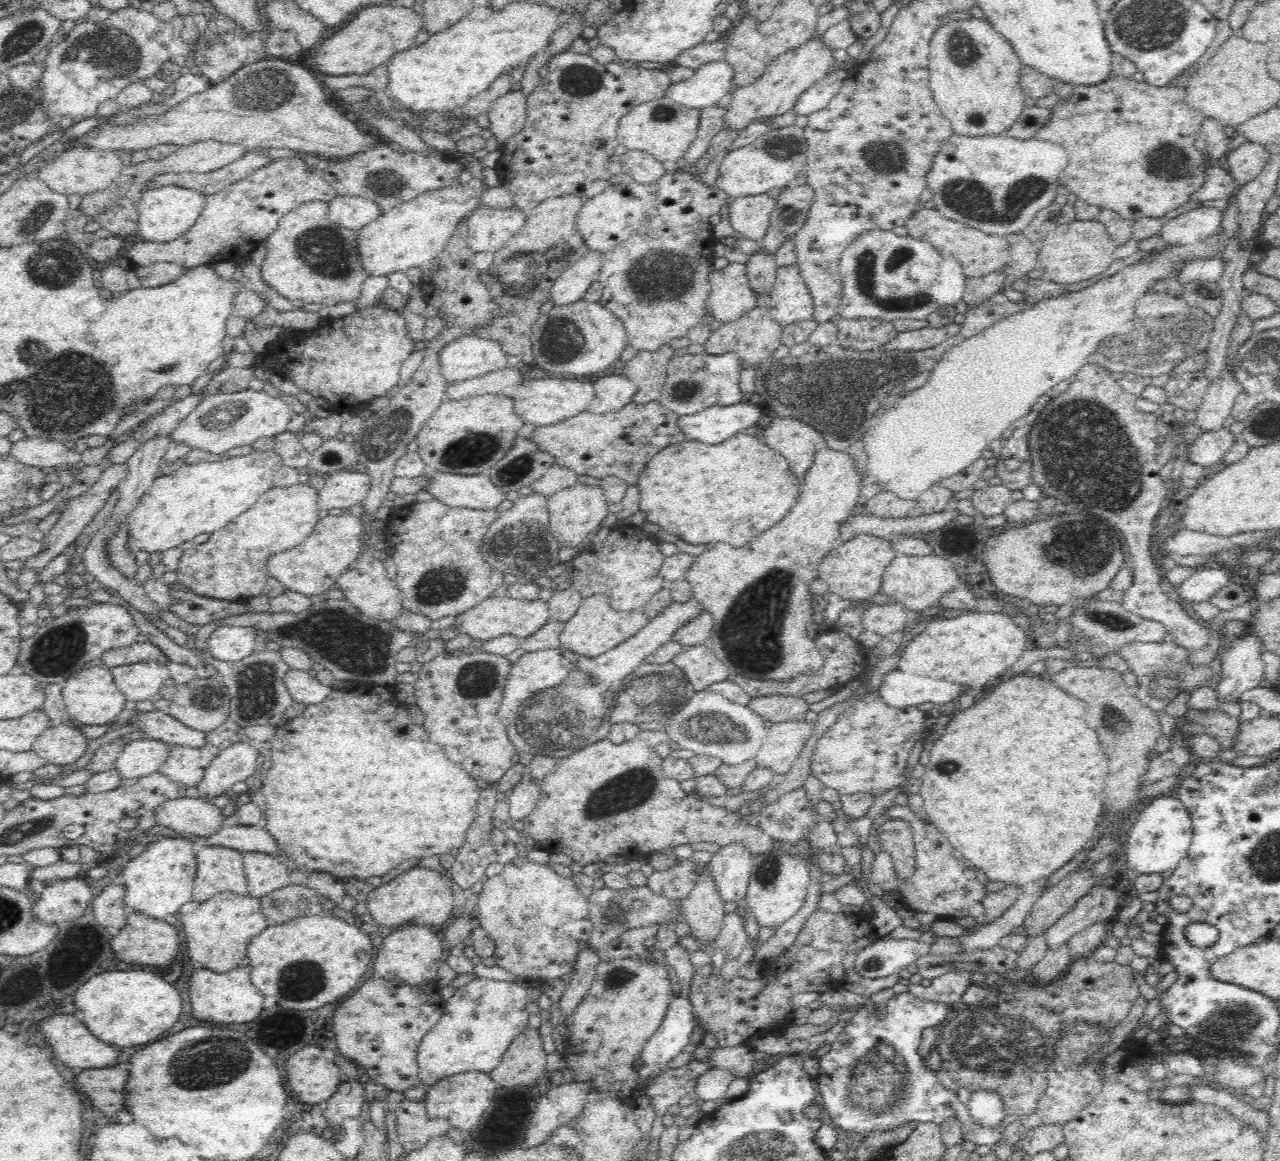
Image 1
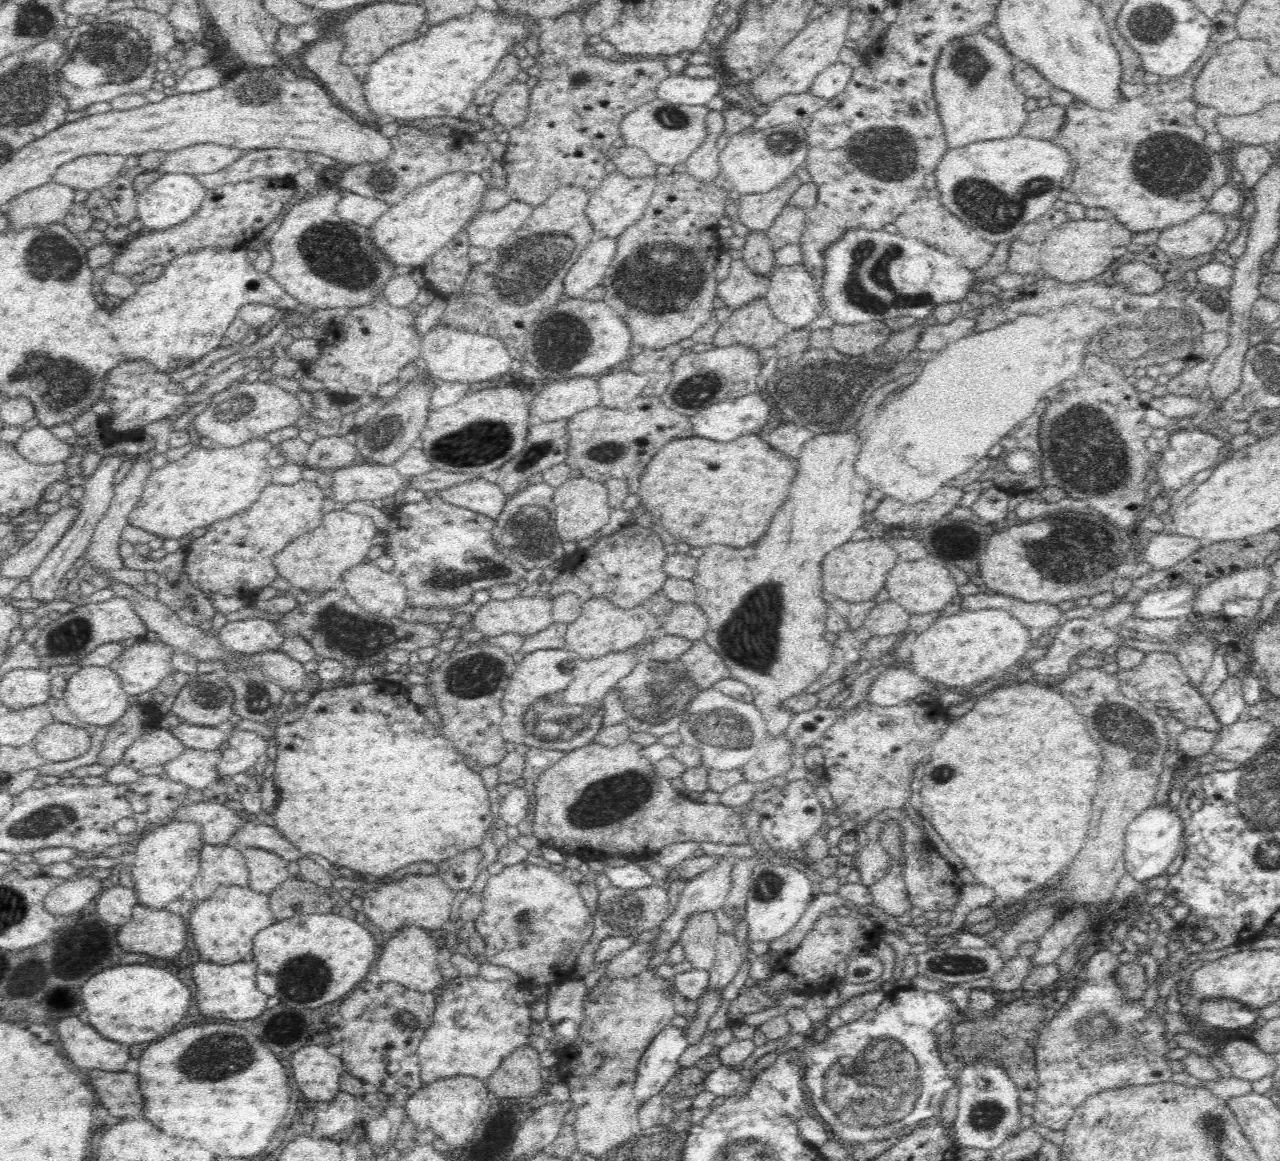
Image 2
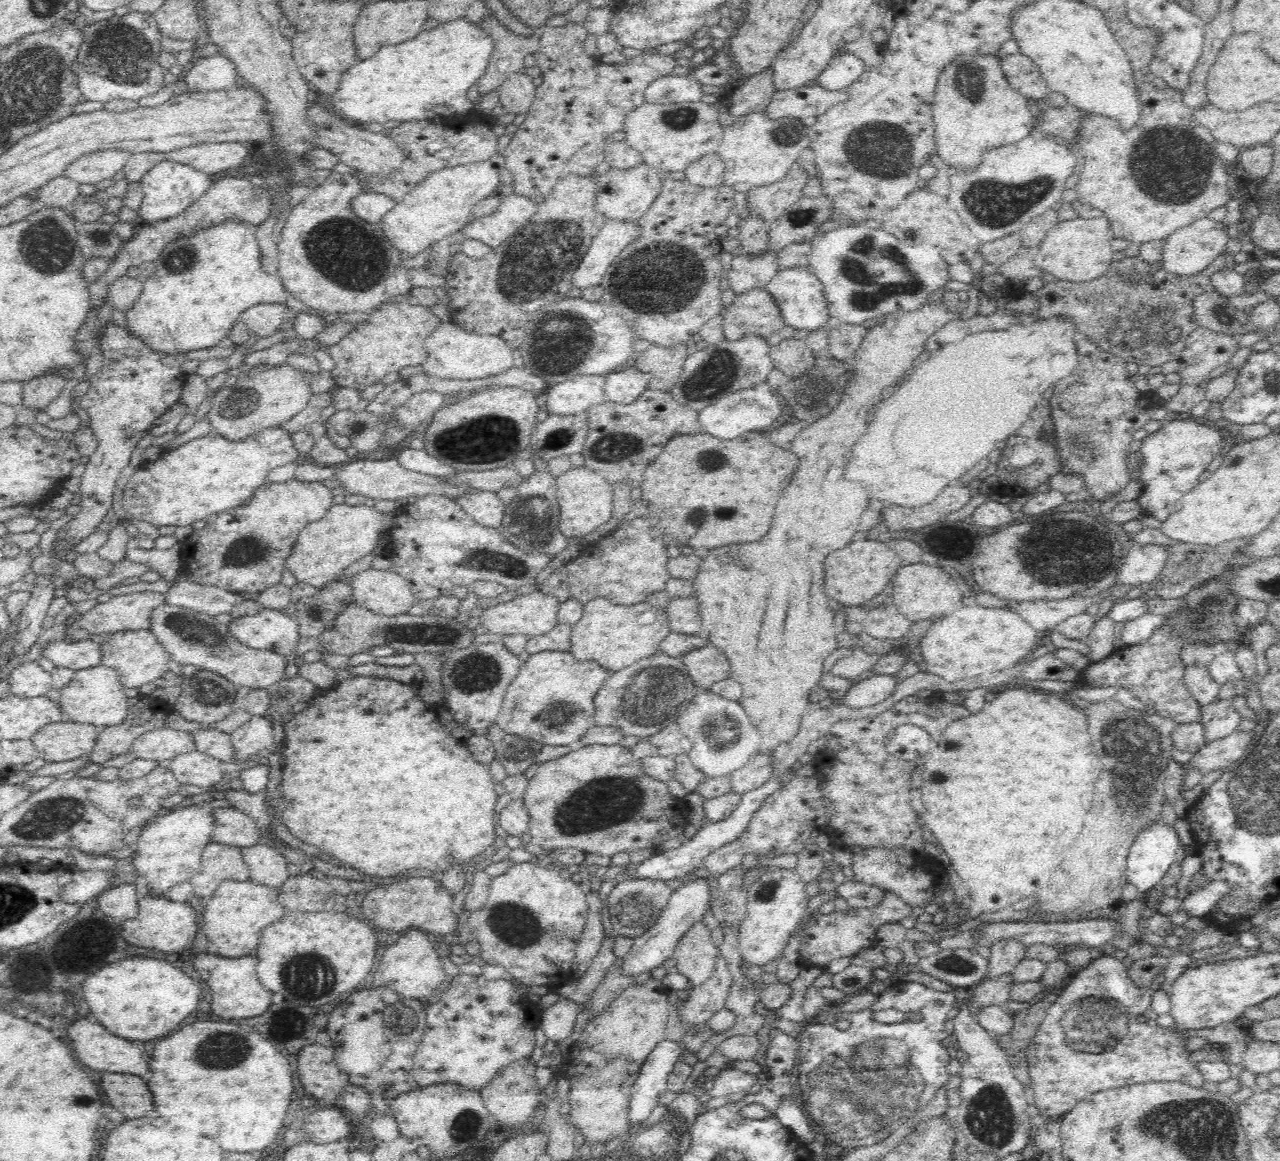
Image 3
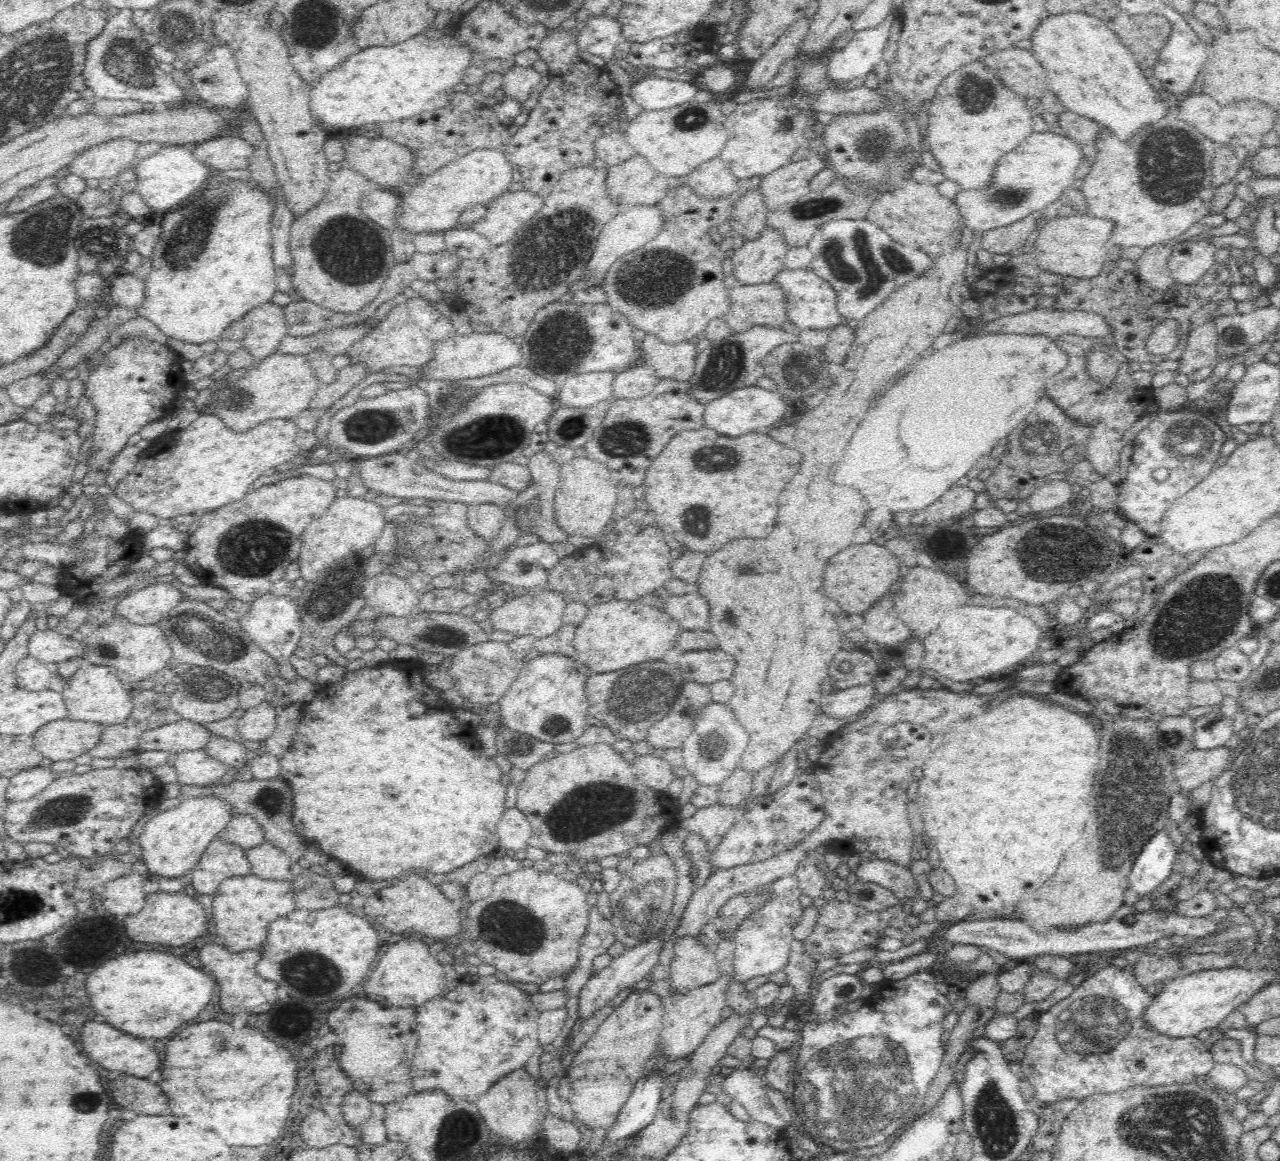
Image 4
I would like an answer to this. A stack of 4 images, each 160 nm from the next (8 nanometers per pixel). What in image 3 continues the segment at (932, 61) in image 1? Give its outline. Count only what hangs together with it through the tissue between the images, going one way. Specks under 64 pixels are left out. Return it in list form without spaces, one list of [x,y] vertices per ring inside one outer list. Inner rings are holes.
[[[960,54],[950,63],[940,75],[936,86],[933,102],[933,121],[935,124],[935,147],[937,154],[950,168],[960,168],[964,172],[972,172],[984,156],[984,152],[992,148],[1000,148],[1004,144],[1020,142],[1022,138],[1030,136],[1032,124],[1036,118],[1030,112],[1028,98],[1017,93],[1007,81],[1001,67],[1000,56],[990,54]]]

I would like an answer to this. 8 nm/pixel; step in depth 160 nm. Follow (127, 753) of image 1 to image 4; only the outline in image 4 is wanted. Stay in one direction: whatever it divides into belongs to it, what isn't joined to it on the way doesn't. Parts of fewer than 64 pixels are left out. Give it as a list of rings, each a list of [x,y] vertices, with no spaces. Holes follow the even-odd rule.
[[[183,719],[143,732],[138,740],[138,751],[164,750],[175,755],[200,750],[213,735],[206,725]]]

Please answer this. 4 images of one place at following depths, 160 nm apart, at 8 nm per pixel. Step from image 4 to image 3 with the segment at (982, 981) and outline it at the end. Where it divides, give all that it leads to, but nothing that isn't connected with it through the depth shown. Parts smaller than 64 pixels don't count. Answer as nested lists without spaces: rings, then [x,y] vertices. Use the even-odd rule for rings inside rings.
[[[1003,939],[990,945],[989,969],[985,980],[996,980],[1004,974],[1011,974],[1015,966],[1024,959],[1026,946],[1015,939]]]

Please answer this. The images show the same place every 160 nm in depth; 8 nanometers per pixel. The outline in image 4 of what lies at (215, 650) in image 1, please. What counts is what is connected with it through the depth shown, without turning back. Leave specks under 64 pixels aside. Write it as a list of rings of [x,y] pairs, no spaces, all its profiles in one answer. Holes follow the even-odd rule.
[[[270,592],[263,594],[251,603],[249,611],[239,618],[238,623],[259,648],[280,665],[280,677],[288,682],[297,680],[297,671],[290,660],[302,636],[303,622],[295,599],[290,595],[278,596]]]

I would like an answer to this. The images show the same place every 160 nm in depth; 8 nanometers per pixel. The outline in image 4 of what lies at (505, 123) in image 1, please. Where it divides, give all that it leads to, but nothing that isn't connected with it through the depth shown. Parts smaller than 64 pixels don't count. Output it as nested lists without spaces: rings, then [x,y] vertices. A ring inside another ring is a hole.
[[[514,65],[503,76],[502,89],[508,97],[516,98],[520,103],[526,102],[536,89],[540,88],[542,74],[533,67]]]

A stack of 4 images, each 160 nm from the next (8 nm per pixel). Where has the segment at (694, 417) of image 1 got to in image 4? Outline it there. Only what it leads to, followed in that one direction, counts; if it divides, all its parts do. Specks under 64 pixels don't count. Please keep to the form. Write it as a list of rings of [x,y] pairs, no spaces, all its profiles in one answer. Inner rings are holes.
[[[746,385],[705,404],[703,419],[706,428],[715,434],[729,437],[739,437],[749,432],[766,434],[770,426],[780,426],[780,418],[784,418],[786,406],[784,399],[774,391],[756,385]]]

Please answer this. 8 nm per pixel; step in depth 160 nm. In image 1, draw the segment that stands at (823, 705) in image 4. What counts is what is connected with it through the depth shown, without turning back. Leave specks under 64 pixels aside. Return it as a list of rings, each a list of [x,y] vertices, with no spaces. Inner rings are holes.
[[[898,668],[882,678],[882,686],[879,688],[881,700],[890,707],[900,709],[917,707],[924,702],[946,704],[956,700],[962,690],[968,690],[968,686],[932,680],[924,676],[920,678],[916,674],[901,672]]]

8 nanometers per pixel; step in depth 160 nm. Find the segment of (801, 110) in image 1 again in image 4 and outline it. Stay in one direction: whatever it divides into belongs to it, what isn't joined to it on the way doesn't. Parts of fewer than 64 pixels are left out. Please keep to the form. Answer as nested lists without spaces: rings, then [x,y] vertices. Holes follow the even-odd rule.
[[[892,12],[874,28],[856,31],[846,46],[830,53],[828,75],[832,81],[844,83],[866,77],[882,62],[884,48],[890,42],[890,28],[897,12]]]

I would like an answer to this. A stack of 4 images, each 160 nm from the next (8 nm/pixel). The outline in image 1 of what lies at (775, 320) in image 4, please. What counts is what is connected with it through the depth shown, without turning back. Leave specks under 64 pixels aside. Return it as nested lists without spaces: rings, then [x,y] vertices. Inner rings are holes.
[[[758,306],[736,320],[722,323],[710,335],[710,338],[704,344],[704,348],[706,353],[716,356],[726,354],[727,352],[736,352],[743,367],[753,366],[770,360],[772,353],[782,346],[782,331],[783,326],[771,318],[769,308]]]

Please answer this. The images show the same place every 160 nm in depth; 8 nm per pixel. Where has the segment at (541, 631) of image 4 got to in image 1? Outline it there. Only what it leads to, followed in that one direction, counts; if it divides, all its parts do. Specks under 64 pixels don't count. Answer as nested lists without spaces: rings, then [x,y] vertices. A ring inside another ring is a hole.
[[[488,597],[480,604],[462,612],[456,617],[453,626],[456,626],[458,633],[464,633],[472,637],[472,640],[490,640],[502,634],[513,634],[518,638],[525,639],[538,632],[540,628],[551,618],[548,602],[538,598],[536,600],[516,599],[512,597]]]

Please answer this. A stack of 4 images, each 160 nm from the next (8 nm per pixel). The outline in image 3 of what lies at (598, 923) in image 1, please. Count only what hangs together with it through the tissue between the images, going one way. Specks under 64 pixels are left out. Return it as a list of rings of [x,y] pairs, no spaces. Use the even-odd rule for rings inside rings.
[[[630,877],[619,882],[607,898],[607,908],[615,934],[634,939],[644,935],[658,920],[673,890],[663,880]]]

